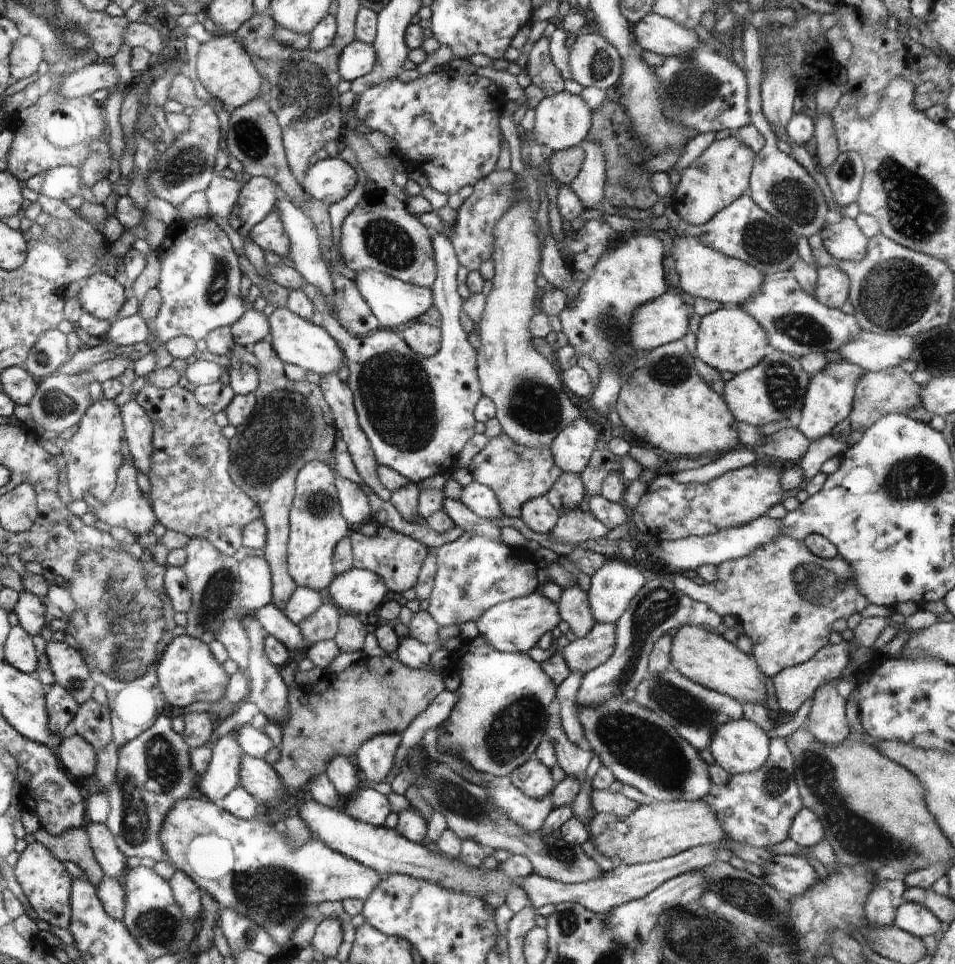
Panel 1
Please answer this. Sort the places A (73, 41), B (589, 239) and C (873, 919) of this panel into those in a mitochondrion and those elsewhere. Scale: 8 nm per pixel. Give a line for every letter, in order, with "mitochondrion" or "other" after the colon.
A: mitochondrion
B: other
C: other

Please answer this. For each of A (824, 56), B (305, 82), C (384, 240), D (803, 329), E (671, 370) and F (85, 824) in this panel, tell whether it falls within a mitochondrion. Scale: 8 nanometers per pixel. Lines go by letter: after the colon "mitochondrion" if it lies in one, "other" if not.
A: other
B: mitochondrion
C: mitochondrion
D: mitochondrion
E: mitochondrion
F: other

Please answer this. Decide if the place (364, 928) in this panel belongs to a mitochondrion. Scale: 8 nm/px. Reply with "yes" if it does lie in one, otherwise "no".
no

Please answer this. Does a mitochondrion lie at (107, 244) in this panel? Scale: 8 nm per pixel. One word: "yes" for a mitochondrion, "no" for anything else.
no

